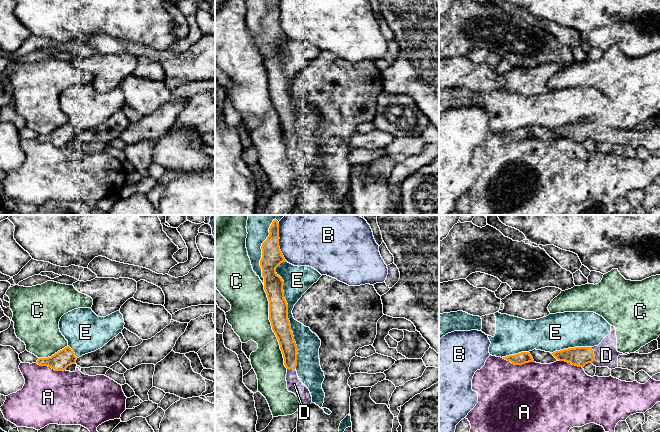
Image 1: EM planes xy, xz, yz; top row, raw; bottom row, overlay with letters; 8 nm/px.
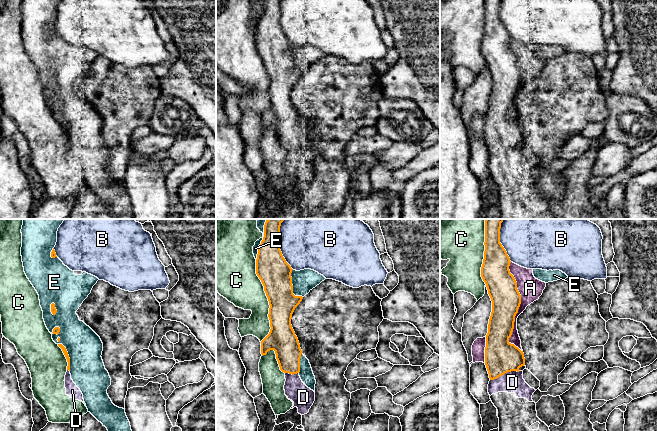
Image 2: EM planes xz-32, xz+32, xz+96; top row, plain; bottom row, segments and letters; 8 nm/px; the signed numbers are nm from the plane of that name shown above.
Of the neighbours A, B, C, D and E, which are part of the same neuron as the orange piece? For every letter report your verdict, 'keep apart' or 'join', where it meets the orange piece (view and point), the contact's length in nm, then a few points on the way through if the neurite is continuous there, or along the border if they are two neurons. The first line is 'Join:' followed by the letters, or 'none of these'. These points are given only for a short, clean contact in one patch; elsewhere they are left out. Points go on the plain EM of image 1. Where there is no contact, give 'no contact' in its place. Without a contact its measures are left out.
Join: D
A: keep apart; contact yz (518, 140); length 260 nm
B: keep apart; contact xz (278, 18); length 300 nm
C: keep apart; contact xz (272, 103); length 700 nm
D: join; contact yz (594, 131); length 130 nm
E: keep apart; contact xz (287, 90); length 850 nm

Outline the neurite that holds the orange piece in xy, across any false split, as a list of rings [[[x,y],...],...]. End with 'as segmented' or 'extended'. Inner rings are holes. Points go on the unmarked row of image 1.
[[[67,122],[51,133],[39,134],[36,139],[40,142],[51,143],[55,147],[64,147],[68,142],[75,140],[76,136],[74,127]]]; as segmented

